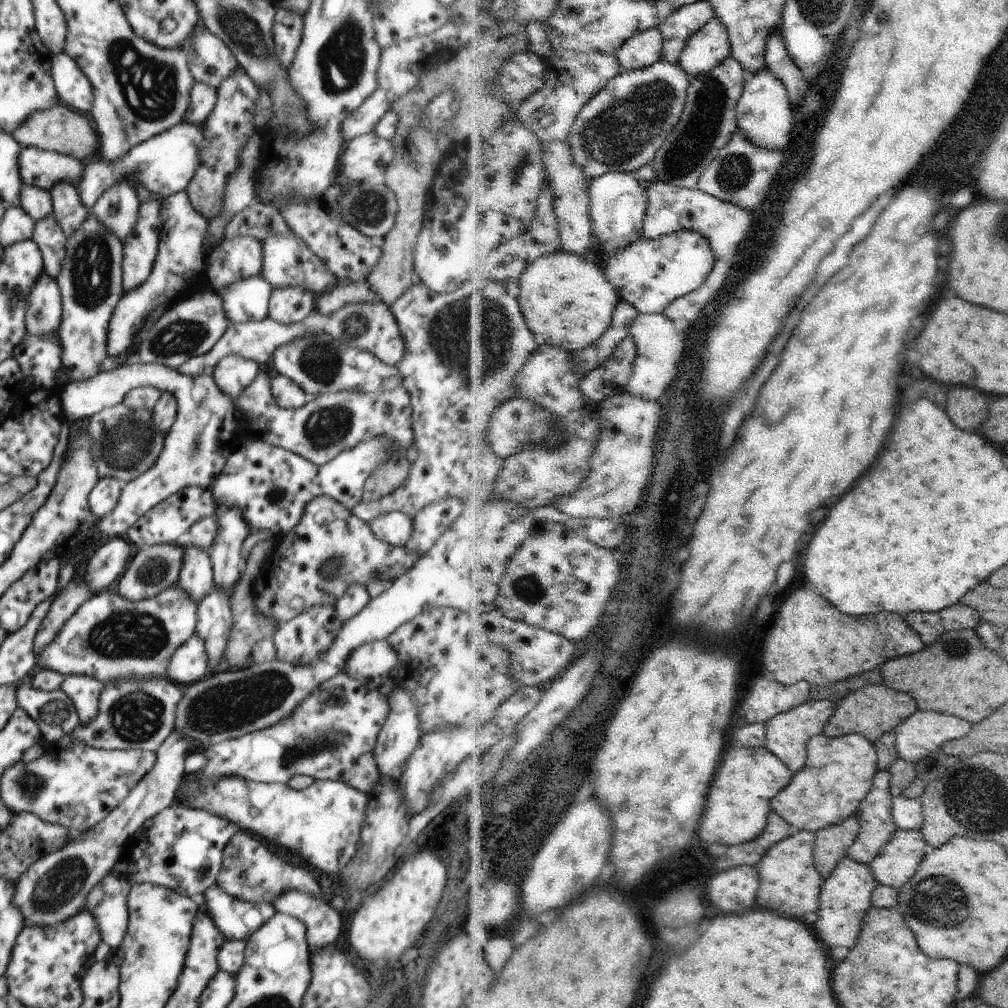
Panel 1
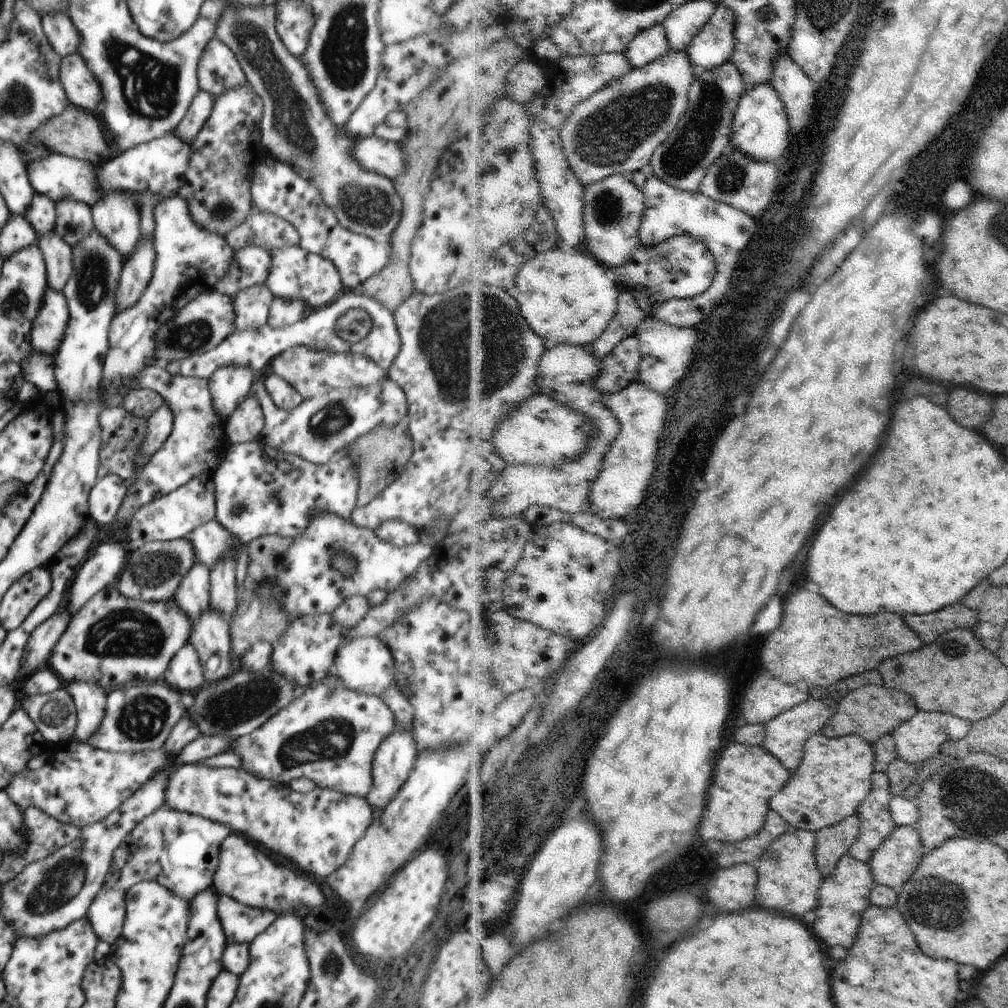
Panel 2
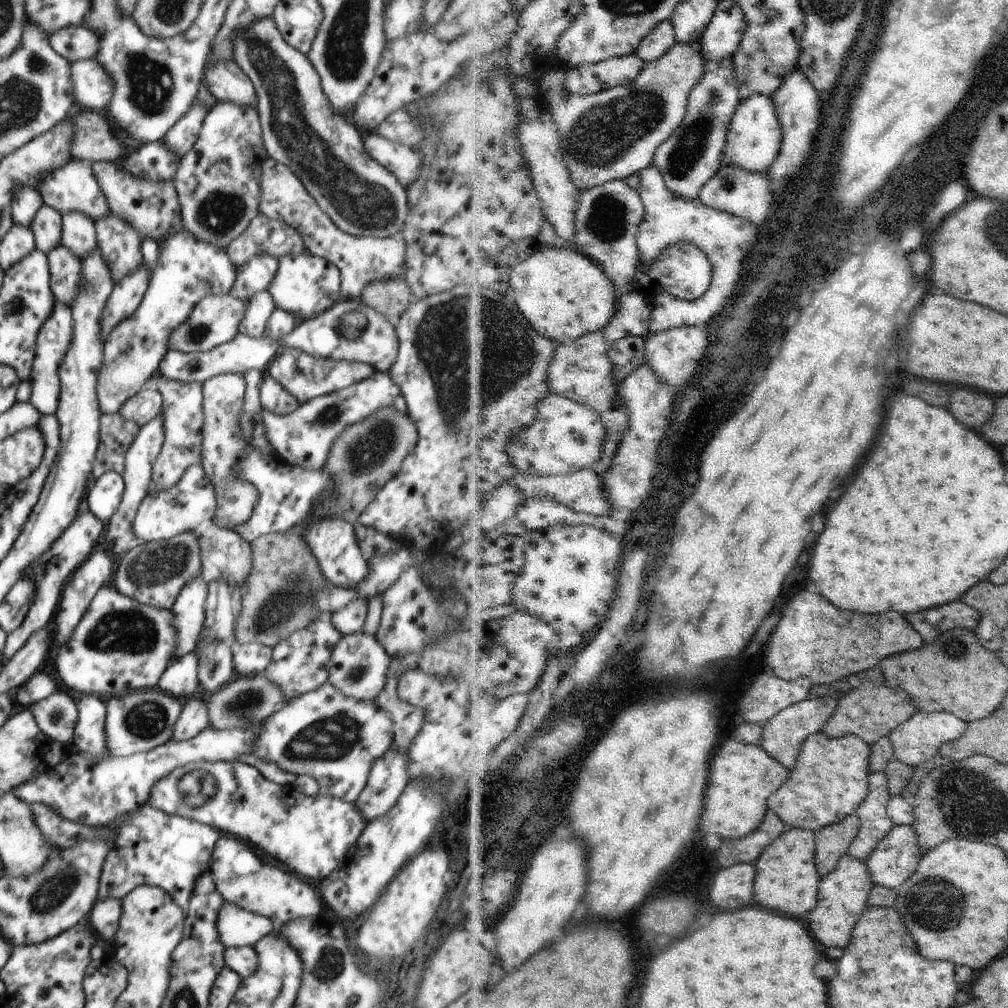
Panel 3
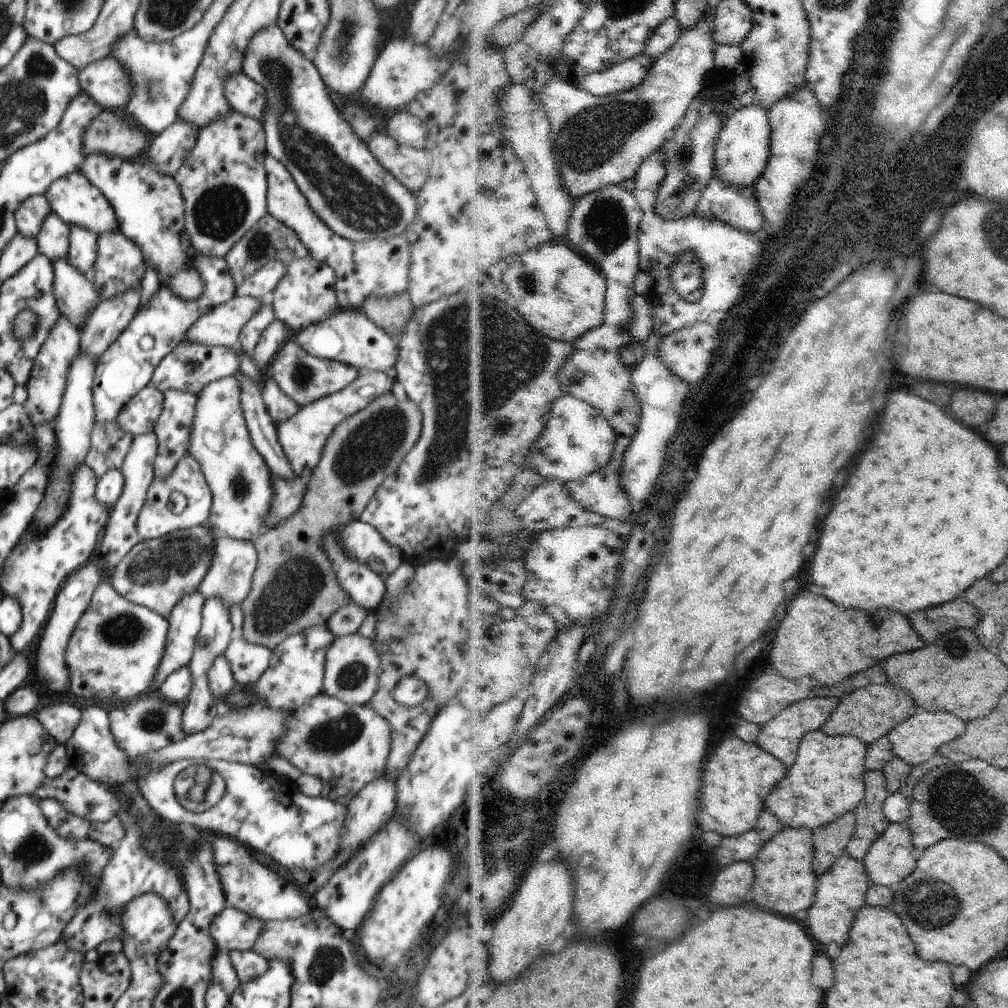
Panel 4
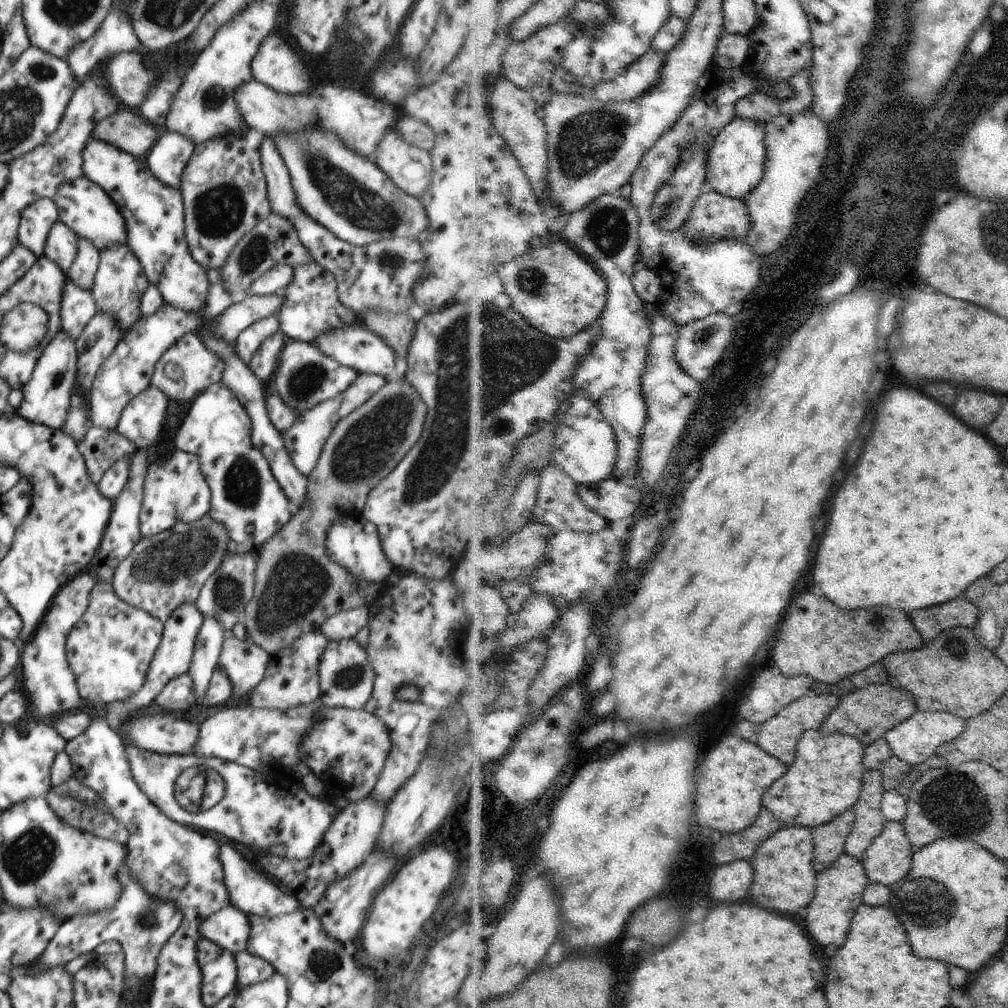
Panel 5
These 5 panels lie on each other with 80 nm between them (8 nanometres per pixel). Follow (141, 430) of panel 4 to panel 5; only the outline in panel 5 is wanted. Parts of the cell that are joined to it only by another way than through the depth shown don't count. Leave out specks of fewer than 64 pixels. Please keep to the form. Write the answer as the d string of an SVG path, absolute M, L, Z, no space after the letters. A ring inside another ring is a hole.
M149 386L134 396L122 409L116 431L131 440L138 449L153 451L153 449L158 448L158 444L165 436L165 421L168 410L169 398L159 388Z

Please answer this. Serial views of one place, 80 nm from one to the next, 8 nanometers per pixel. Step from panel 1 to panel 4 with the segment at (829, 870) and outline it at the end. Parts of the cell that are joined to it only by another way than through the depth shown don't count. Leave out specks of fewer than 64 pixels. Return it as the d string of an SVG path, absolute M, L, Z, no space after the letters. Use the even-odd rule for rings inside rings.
M852 811L832 824L815 829L817 841L815 868L820 876L832 871L834 865L846 854L850 841L857 832L857 824L857 812Z

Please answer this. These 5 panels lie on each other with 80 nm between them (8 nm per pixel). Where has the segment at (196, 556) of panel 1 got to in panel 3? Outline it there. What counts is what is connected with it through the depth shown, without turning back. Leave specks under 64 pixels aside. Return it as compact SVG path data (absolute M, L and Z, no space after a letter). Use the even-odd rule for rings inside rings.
M198 576L194 581L181 588L171 611L175 616L173 623L177 634L177 643L172 661L177 661L186 653L195 652L205 619L205 602L208 584Z

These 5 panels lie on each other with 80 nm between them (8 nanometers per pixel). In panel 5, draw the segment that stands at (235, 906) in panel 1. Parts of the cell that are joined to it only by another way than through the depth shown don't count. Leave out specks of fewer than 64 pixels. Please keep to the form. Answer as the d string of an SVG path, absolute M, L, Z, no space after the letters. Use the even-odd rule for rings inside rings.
M226 905L198 926L199 933L233 955L245 950L250 936L247 914Z

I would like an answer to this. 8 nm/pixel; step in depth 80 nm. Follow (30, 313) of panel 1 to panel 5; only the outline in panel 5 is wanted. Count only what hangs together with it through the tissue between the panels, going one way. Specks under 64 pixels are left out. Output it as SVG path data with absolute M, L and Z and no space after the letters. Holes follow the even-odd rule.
M61 330L44 347L35 364L30 380L21 388L23 399L16 413L44 426L61 429L67 419L71 405L71 394L76 384L78 353L75 342Z

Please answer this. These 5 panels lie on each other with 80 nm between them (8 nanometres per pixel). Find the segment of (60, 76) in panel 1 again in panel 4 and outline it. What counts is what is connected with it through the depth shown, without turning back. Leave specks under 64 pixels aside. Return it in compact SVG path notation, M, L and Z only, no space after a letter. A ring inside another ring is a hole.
M108 56L78 70L81 90L104 110L124 108L131 99L131 78L118 59Z

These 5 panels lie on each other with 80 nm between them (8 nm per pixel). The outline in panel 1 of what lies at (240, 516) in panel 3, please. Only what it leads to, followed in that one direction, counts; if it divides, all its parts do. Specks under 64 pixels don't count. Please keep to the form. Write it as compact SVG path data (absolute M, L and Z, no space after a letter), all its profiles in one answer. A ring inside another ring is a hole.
M226 356L216 364L211 376L220 386L218 390L230 396L236 403L242 390L250 386L250 382L256 378L256 374L260 371L259 367L260 364L254 360L248 360L242 356Z

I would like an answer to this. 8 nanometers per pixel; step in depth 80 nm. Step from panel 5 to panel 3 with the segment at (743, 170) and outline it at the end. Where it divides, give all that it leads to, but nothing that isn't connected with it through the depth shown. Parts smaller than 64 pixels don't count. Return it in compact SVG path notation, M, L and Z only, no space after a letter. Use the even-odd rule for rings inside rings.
M753 96L742 103L734 115L725 146L726 162L750 172L768 173L782 150L784 139L785 132L774 99L771 96Z

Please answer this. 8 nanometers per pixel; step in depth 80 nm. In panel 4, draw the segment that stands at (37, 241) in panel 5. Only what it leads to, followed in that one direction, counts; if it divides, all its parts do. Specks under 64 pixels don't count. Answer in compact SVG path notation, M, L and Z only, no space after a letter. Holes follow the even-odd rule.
M34 195L18 205L14 218L18 233L37 242L44 221L52 213L52 207L44 195Z

